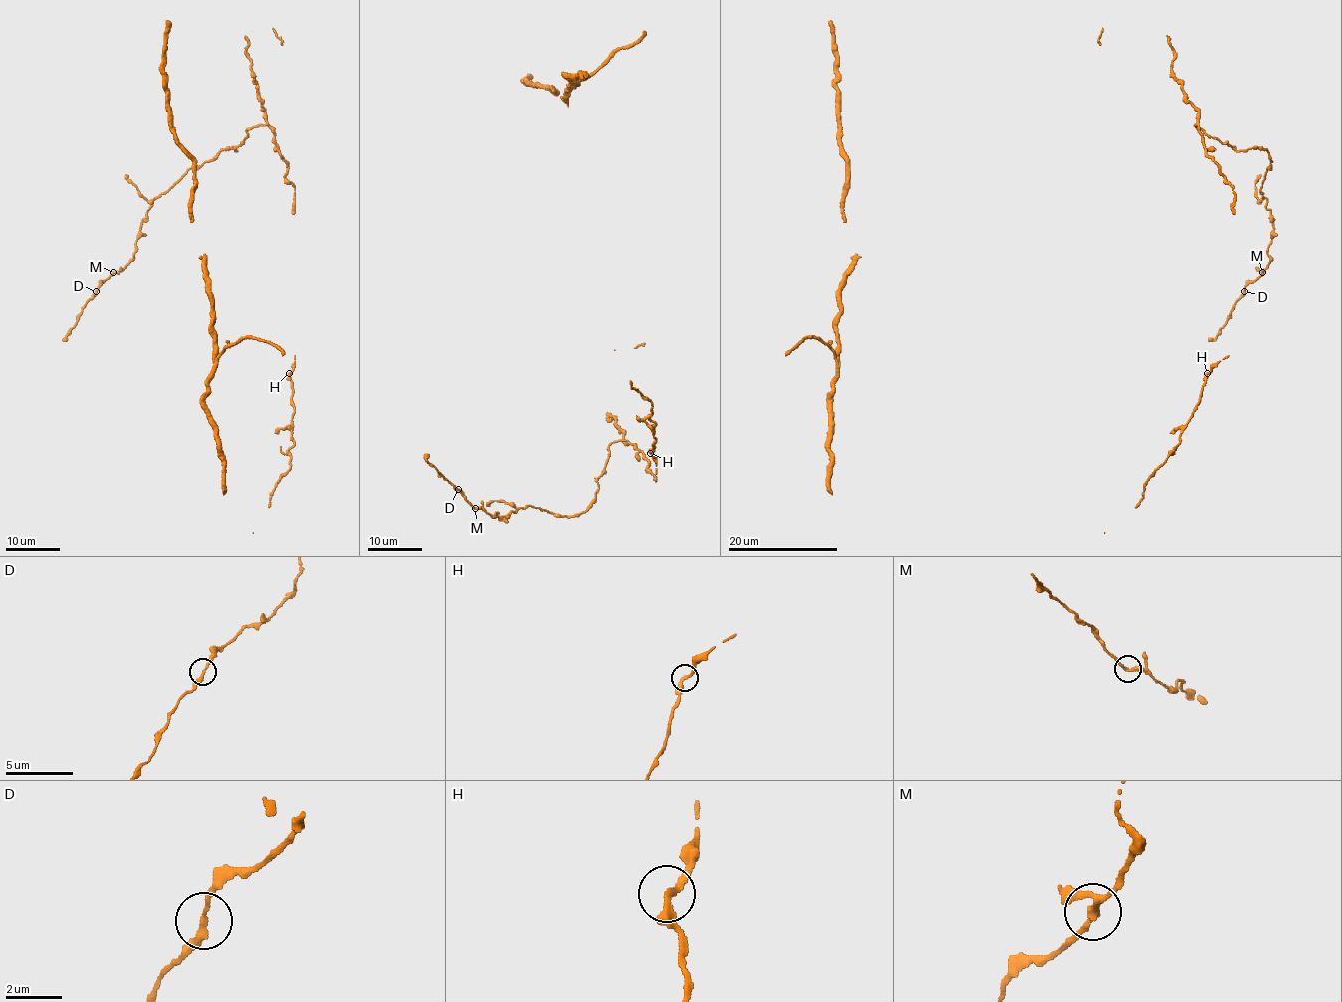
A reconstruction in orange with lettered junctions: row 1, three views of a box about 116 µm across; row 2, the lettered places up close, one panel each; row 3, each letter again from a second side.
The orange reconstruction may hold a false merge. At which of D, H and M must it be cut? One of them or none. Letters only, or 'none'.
none

